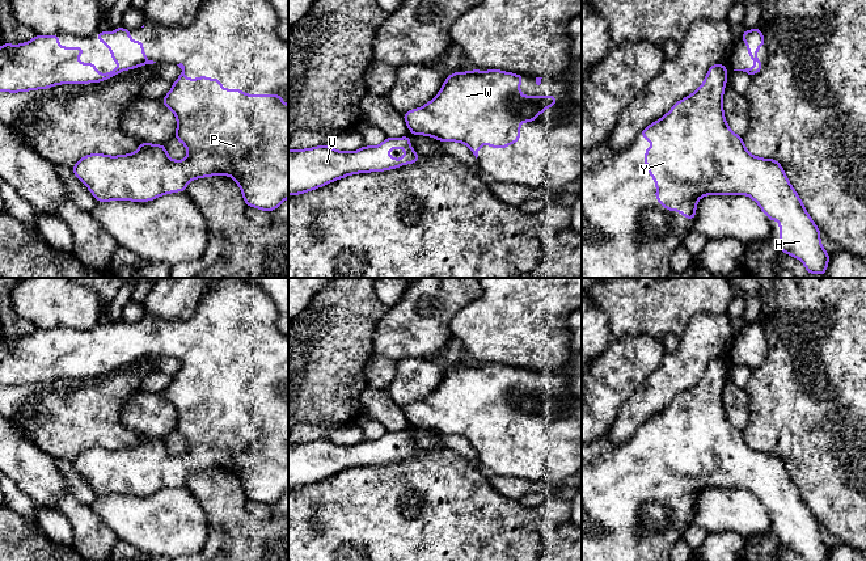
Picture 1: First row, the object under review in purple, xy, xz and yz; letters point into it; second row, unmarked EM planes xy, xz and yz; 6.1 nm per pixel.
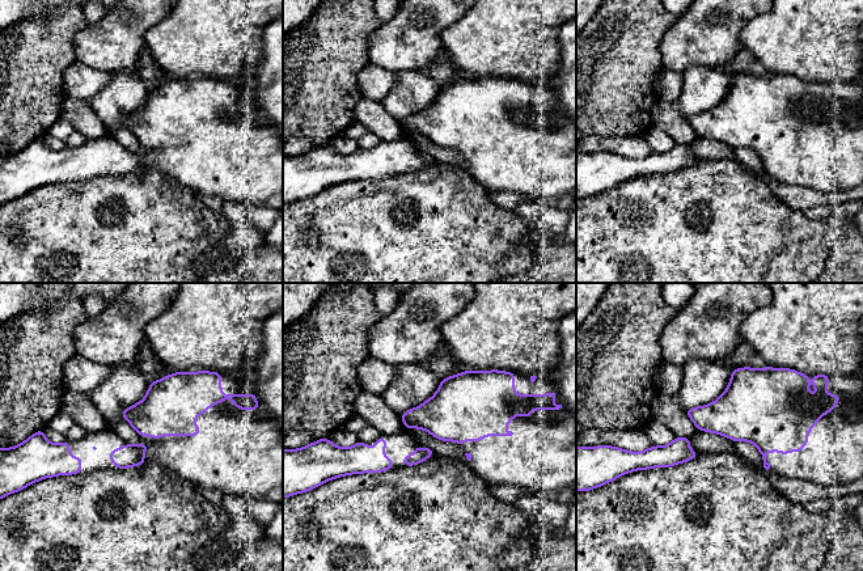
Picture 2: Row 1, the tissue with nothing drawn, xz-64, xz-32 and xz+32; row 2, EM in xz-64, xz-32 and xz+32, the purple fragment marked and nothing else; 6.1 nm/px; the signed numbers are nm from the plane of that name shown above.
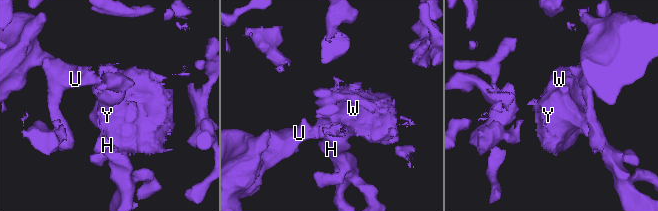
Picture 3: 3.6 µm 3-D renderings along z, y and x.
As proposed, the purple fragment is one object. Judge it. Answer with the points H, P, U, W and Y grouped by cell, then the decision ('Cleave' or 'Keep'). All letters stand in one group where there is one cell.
Groups: H P U W Y. Keep

